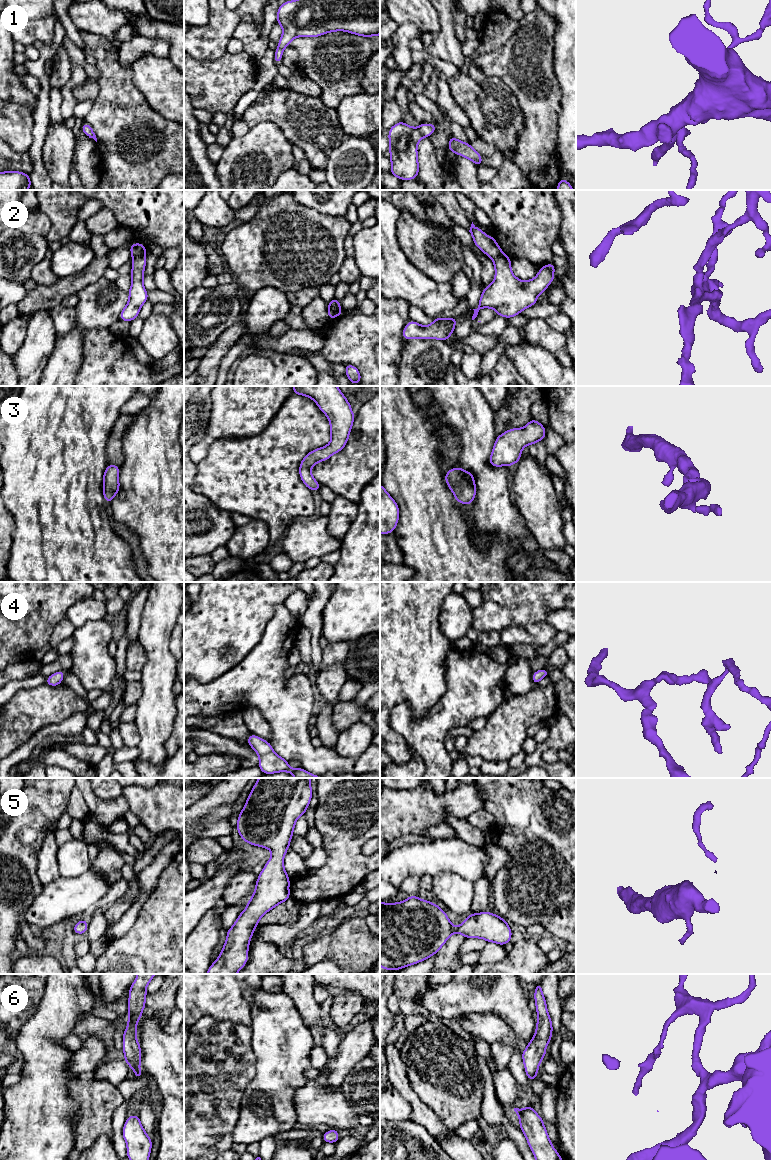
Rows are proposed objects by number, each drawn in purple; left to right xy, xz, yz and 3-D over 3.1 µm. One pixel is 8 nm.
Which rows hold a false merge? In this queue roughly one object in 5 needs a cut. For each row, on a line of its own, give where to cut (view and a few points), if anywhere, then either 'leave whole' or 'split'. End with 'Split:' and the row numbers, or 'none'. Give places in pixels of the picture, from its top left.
1: no cut | leave whole
2: xy (143, 254), (133, 257) | split
3: no cut | leave whole
4: no cut | leave whole
5: no cut | leave whole
6: no cut | leave whole
Split: 2

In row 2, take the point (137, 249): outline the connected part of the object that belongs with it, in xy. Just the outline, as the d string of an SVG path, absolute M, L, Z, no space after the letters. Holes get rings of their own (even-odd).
M133 243L129 246L129 248L133 257L145 255L148 249L141 243Z

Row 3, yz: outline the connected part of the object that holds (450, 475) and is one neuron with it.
M454 467L445 473L445 482L453 492L455 501L467 505L473 503L477 488L471 472Z

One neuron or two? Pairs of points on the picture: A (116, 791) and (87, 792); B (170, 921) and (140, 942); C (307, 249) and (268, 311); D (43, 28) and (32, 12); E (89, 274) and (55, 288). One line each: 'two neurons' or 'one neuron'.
A: two neurons
B: one neuron
C: two neurons
D: two neurons
E: one neuron

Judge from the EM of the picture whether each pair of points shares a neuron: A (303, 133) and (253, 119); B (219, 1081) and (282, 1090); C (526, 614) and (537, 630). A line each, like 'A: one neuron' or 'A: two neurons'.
A: one neuron
B: two neurons
C: two neurons

